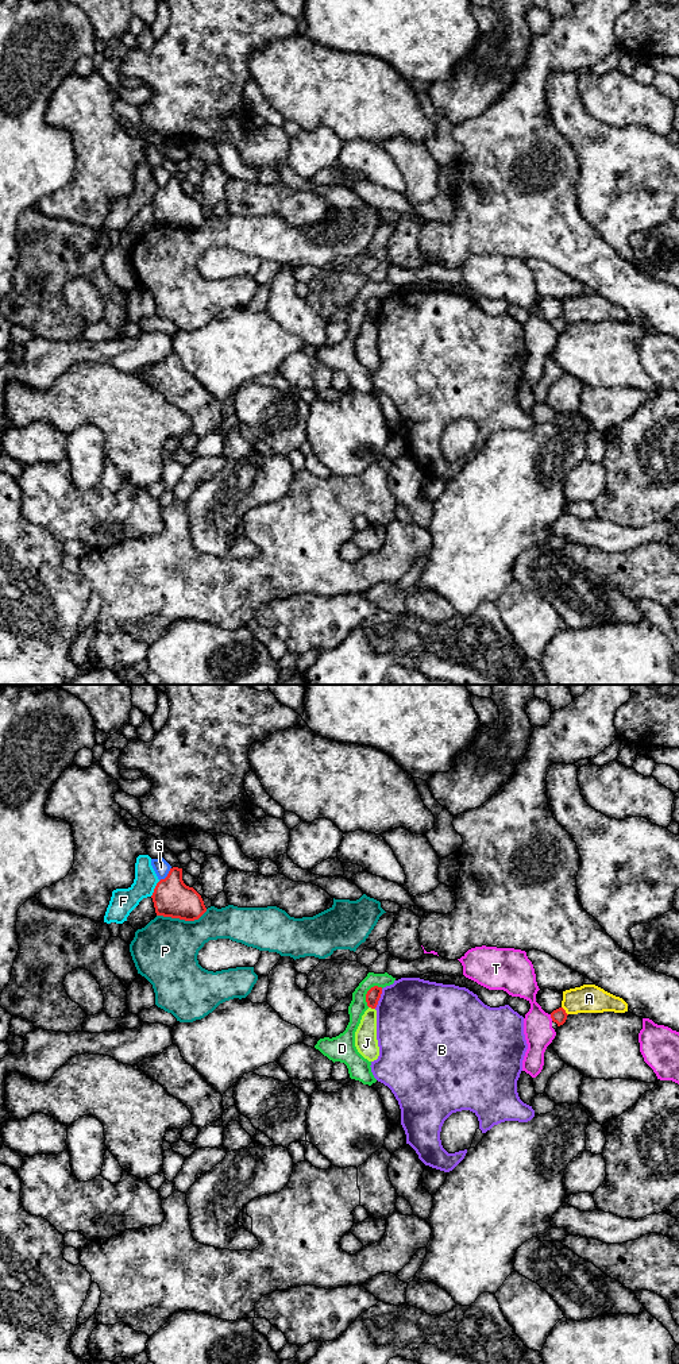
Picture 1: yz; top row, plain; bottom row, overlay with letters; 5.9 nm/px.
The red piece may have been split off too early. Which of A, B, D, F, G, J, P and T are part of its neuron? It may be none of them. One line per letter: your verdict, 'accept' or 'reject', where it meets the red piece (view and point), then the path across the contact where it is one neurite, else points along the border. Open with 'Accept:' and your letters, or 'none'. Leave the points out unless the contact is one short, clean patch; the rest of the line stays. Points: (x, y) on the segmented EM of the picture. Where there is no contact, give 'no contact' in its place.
Accept: none
A: reject | yz (564, 1010)
B: reject | yz (379, 997)
D: reject | yz (367, 993)
F: reject | yz (154, 889)
G: reject | yz (168, 875)
J: reject | yz (371, 1008) | along yz (369, 1006), (374, 1009)
P: reject | yz (181, 919)
T: reject | yz (551, 1017)

